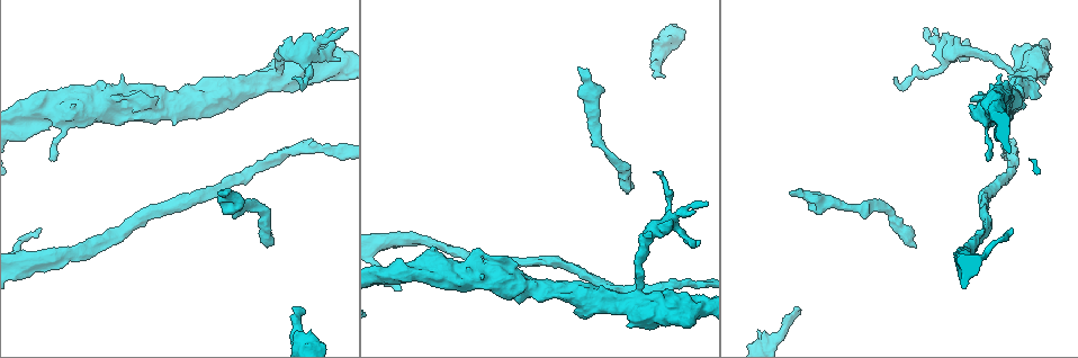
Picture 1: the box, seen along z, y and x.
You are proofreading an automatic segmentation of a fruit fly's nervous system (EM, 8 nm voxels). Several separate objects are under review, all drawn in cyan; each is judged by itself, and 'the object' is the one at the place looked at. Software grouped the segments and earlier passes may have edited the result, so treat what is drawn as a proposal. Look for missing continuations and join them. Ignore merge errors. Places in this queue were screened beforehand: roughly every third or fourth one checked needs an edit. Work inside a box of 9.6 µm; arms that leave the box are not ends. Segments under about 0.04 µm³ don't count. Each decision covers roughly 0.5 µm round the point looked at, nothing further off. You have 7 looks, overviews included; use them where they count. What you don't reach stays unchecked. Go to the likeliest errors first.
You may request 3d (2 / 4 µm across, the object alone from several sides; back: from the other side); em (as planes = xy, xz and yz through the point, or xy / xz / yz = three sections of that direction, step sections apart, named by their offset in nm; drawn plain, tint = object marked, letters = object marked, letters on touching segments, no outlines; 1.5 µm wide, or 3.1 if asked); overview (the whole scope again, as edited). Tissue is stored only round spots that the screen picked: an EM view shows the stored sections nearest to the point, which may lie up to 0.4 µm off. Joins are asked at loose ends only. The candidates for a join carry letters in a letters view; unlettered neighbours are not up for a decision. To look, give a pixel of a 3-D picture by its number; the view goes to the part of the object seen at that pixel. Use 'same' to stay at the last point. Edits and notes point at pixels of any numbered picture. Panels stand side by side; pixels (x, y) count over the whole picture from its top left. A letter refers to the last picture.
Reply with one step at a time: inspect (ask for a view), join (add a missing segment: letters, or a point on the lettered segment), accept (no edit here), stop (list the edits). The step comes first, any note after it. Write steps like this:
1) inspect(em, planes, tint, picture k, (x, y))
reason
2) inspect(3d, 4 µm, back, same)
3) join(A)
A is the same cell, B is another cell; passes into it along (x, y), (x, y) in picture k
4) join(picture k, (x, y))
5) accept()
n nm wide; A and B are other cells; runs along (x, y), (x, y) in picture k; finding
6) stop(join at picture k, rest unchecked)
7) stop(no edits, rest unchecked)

inspect(3d, 2 µm, picture 1, (294, 309))
end of a long branch

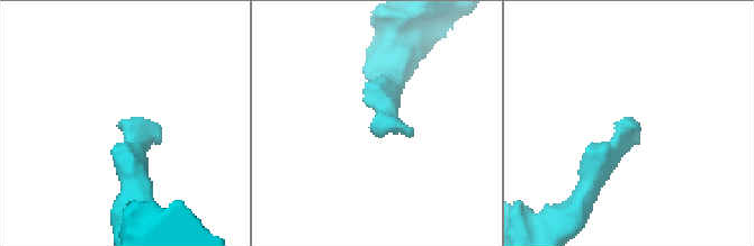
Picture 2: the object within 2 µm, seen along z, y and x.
inspect(em, yz, step 4, letters, picture 2, (633, 128))

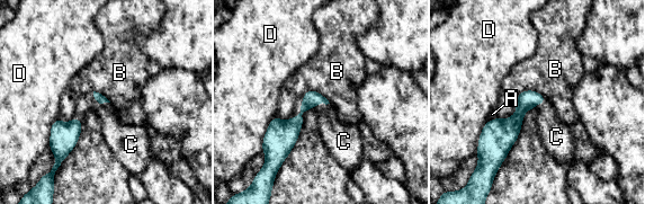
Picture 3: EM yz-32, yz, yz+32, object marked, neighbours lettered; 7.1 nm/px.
join(C)
C is the same cell, A, B and D are other cells; passes into it along (98, 97), (99, 103), (116, 133) in picture 3; the neuron continues

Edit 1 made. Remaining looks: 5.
inspect(em, planes, letters, picture 1, (580, 68))

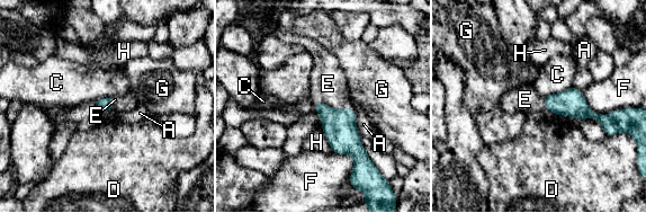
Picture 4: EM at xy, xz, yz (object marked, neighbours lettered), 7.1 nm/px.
join(E)
E is the same cell, A, C, D, F, G and H are other cells; the neuron continues

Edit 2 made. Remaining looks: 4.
inspect(3d, 2 µm, picture 1, (896, 77))
tapers out

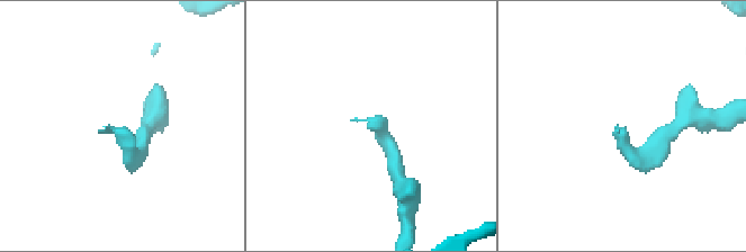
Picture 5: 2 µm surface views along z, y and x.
inspect(em, planes, letters, picture 5, (104, 130))

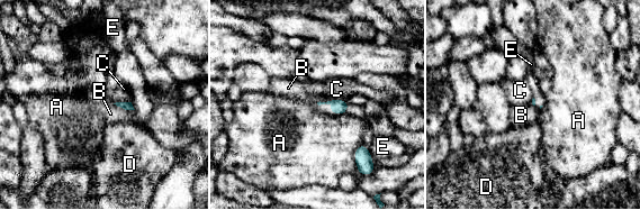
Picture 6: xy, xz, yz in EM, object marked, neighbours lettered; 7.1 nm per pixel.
accept()
A, B, C, D and E are other cells; border along (113, 103), (134, 110) in picture 6; none of them fits

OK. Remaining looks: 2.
stop(join at picture 3, join at picture 4, rest unchecked)

